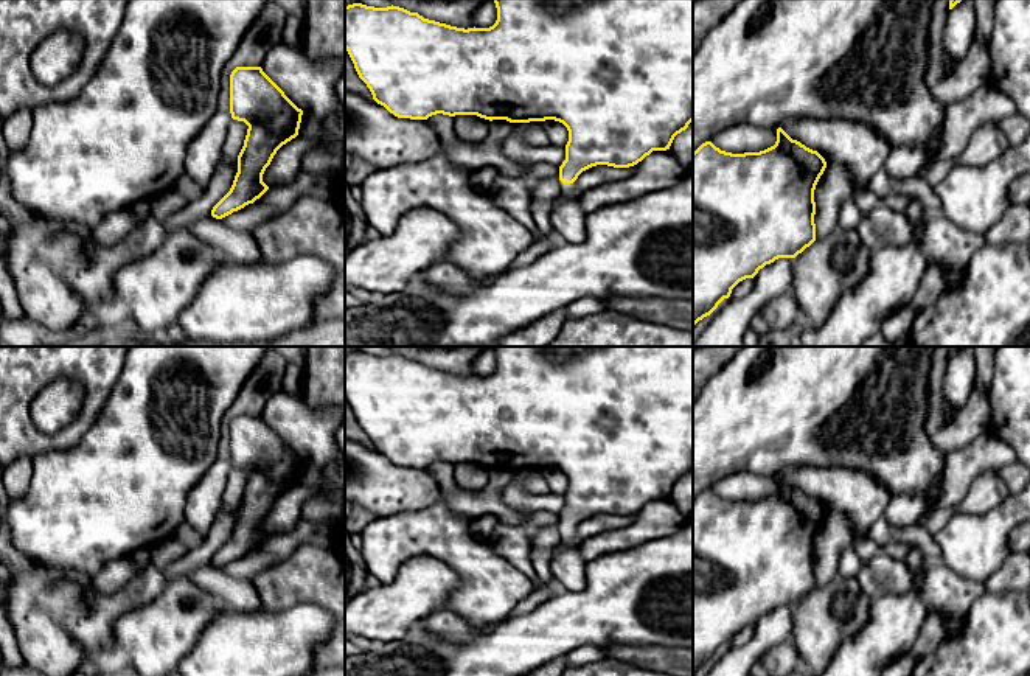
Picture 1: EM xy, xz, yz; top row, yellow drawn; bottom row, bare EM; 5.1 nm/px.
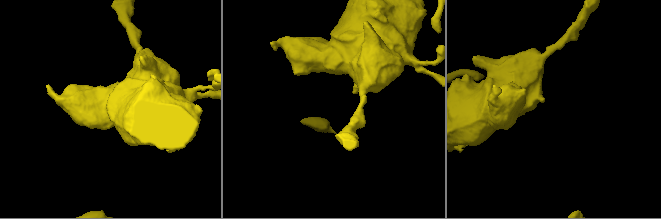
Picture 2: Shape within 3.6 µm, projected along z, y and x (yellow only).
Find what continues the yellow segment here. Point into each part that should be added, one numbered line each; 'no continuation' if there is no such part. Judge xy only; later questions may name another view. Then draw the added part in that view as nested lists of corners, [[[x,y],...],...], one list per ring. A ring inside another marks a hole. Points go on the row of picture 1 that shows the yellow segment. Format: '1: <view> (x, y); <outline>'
no continuation

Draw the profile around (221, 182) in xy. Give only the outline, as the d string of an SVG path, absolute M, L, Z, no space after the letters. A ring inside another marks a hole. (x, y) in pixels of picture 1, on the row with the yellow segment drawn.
M238 159L219 163L211 176L205 193L193 202L186 202L180 210L174 211L162 221L166 233L177 228L188 228L196 221L211 214L213 207L230 191L238 172Z

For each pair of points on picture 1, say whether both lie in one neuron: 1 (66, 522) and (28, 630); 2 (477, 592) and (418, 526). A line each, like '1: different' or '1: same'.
1: different
2: same

